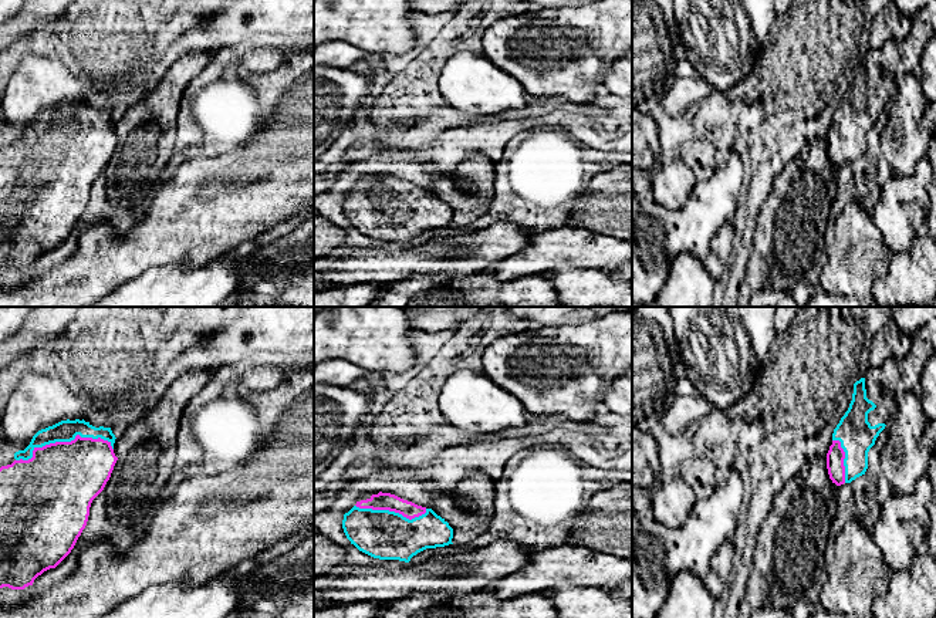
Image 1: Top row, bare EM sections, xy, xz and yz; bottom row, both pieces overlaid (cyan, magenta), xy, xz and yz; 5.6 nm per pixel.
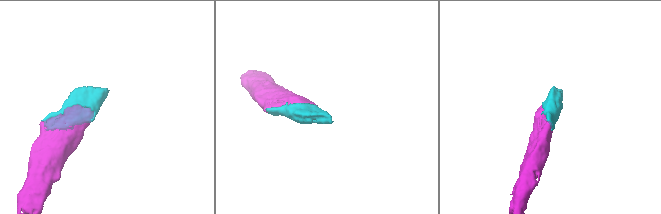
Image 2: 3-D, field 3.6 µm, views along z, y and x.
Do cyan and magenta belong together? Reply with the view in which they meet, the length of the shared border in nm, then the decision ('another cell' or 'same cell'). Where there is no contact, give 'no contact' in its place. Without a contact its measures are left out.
xy | 550 nm | same cell

